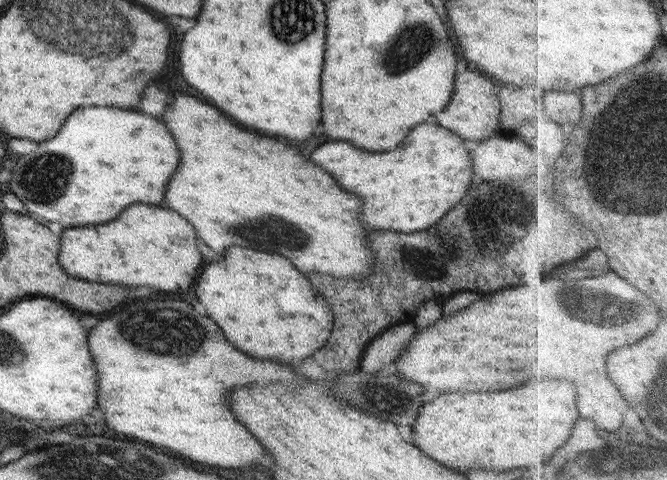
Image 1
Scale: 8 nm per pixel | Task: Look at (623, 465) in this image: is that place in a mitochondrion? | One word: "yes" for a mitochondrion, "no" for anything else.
yes

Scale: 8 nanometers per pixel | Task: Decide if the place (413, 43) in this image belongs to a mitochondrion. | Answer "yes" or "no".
yes

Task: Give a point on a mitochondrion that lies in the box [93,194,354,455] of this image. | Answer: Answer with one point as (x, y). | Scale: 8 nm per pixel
(166, 329)

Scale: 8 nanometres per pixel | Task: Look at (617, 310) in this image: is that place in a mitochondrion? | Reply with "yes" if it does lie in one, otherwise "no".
yes

